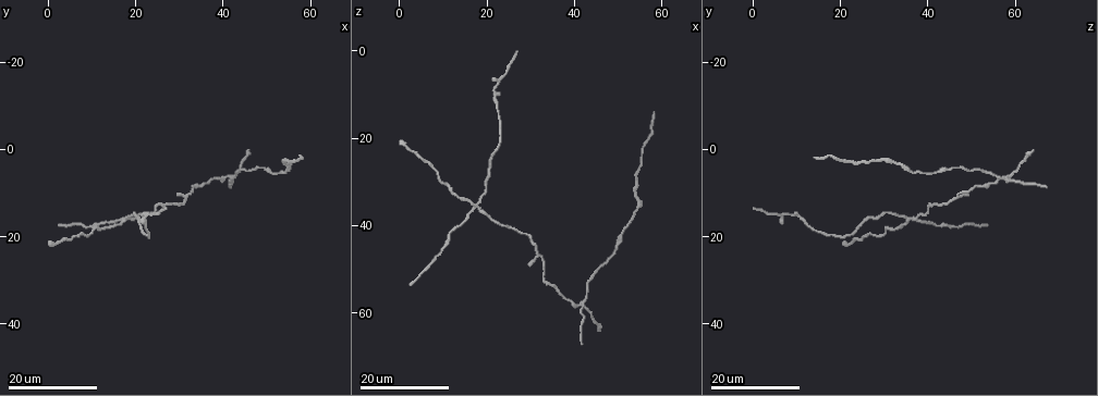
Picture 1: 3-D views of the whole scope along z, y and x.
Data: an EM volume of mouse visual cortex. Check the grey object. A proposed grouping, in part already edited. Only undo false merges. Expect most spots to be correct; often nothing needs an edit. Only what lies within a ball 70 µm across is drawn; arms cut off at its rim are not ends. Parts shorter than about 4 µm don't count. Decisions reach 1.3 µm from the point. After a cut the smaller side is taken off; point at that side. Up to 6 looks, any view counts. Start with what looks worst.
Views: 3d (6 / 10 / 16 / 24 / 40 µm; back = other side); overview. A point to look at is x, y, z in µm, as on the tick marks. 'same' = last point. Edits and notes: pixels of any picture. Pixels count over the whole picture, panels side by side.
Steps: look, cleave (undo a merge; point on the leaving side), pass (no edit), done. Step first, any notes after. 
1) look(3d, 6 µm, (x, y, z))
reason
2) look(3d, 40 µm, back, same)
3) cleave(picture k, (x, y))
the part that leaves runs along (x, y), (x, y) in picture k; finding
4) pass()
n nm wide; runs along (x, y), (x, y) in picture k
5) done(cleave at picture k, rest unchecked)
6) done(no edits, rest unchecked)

look(3d, 16 µm, (17.5, 15.5, 35.0))
four or more arms meet

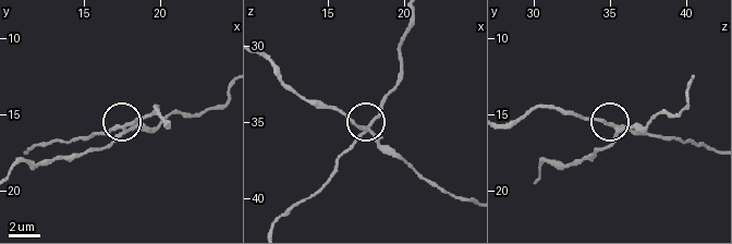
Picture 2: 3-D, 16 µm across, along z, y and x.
look(3d, 6 µm, (17.4, 15.6, 35.6))

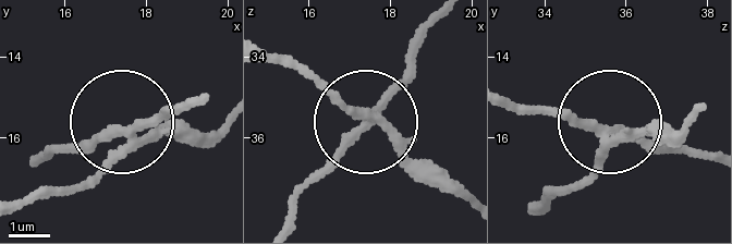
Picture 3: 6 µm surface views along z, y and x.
cleave(picture 3, (161, 109))
4 arms; the part that leaves runs along (127, 137), (158, 107), (190, 104) in picture 3; a second cell is stuck on

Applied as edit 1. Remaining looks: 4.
look(3d, 16 µm, (41.0, 6.5, 58.0))

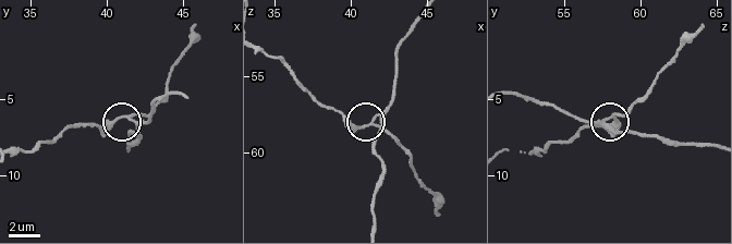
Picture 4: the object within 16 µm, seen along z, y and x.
look(3d, 6 µm, (41.6, 6.0, 58.0))

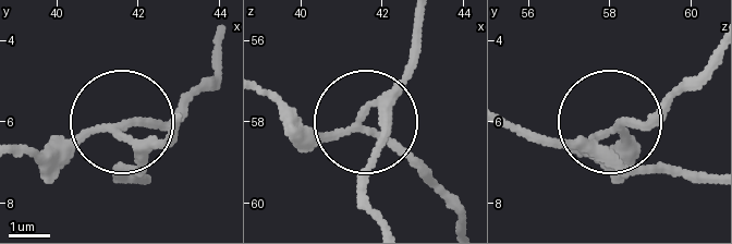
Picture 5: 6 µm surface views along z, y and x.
cleave(picture 5, (124, 171))
210 nm wide; the part that leaves runs along (94, 129), (163, 143), (173, 125) in picture 5; a second cell is stuck on

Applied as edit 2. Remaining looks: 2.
look(3d, 24 µm, (11.0, 18.5, 30.5))
thick turns thin

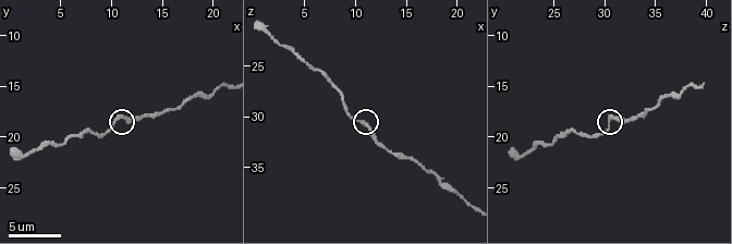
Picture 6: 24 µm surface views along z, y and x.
look(3d, 6 µm, (10.8, 18.0, 30.8))

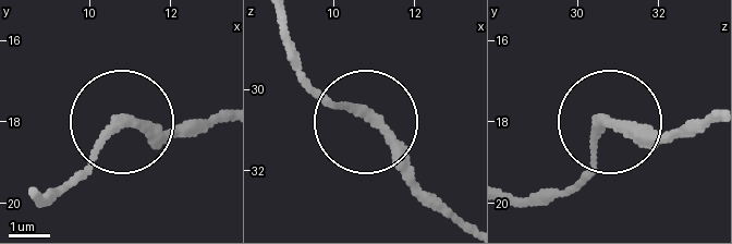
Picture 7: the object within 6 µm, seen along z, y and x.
pass()
one cell here

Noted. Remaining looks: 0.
done(cleave at picture 3, cleave at picture 5, rest unchecked)

